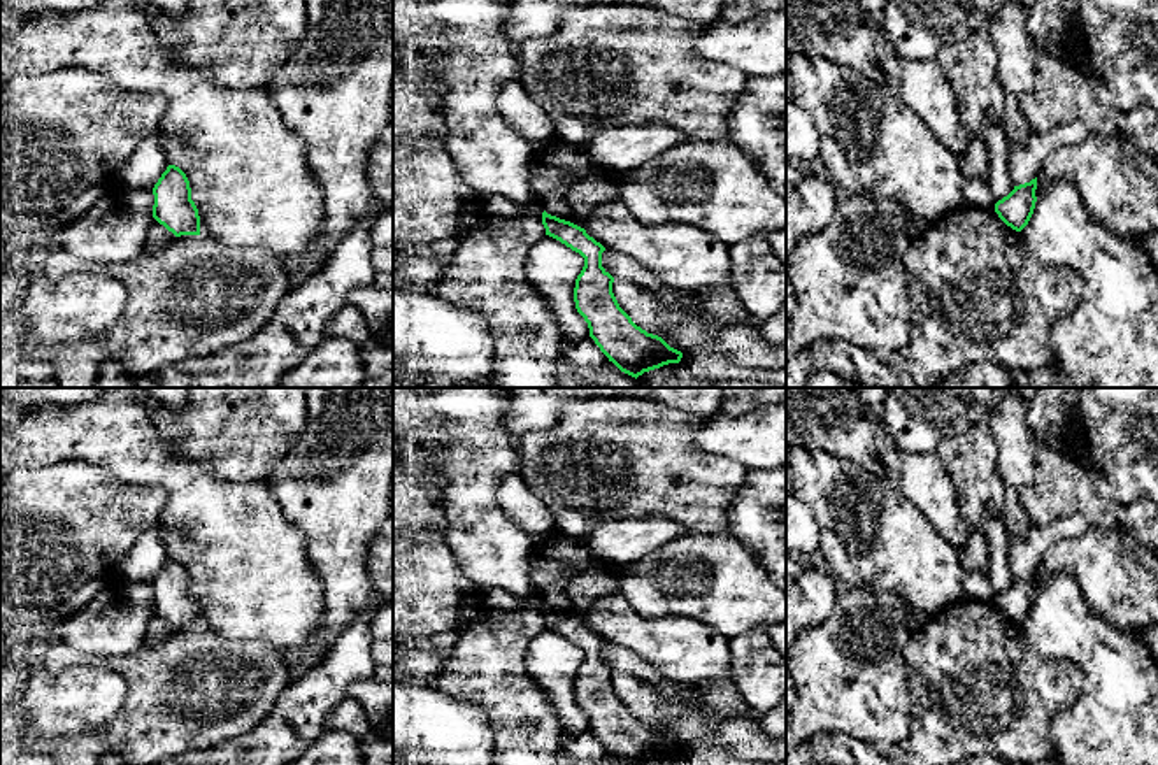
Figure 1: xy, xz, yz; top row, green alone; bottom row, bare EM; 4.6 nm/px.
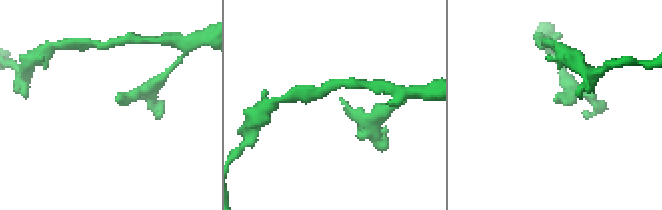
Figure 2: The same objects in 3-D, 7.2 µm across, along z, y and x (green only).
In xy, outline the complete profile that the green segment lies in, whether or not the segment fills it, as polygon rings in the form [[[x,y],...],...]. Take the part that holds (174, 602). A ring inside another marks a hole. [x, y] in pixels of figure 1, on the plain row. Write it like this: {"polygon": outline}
{"polygon": [[[168,558],[153,581],[153,611],[175,630],[200,628],[200,609],[186,567]]]}

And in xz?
{"polygon": [[[542,605],[546,628],[560,633],[584,651],[575,672],[574,695],[590,721],[590,730],[621,765],[649,765],[668,756],[679,756],[683,746],[670,740],[661,730],[637,719],[619,700],[614,686],[614,670],[602,660],[605,640],[584,621]]]}

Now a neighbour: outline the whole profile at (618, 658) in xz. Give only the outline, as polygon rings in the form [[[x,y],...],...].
[[[605,642],[602,646],[602,660],[609,665],[614,672],[621,672],[649,684],[654,684],[663,697],[681,700],[691,704],[698,709],[704,709],[704,704],[691,695],[693,686],[668,681],[663,674],[660,674],[653,665],[649,665],[639,654]]]

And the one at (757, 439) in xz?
[[[763,404],[742,416],[705,418],[695,426],[693,442],[747,470],[786,467],[786,407]]]

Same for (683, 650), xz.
[[[621,593],[590,602],[584,623],[605,642],[644,658],[668,681],[702,686],[730,679],[730,639],[705,623],[686,616],[646,619]]]

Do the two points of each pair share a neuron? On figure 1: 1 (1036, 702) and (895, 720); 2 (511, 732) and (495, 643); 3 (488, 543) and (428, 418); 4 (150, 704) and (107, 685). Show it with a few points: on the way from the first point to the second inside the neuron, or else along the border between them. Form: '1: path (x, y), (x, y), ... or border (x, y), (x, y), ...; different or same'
1: border (907, 678), (909, 734), (900, 743); different
2: path (511, 709), (509, 695), (495, 678), (495, 665); same
3: path (472, 509), (471, 481), (458, 465), (458, 439); same
4: border (128, 686), (120, 713), (104, 729); different

